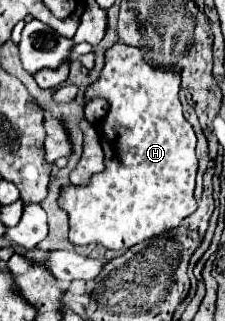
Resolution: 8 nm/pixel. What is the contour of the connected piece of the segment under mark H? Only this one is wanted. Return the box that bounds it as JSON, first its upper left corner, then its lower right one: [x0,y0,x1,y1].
[58,42,198,250]

